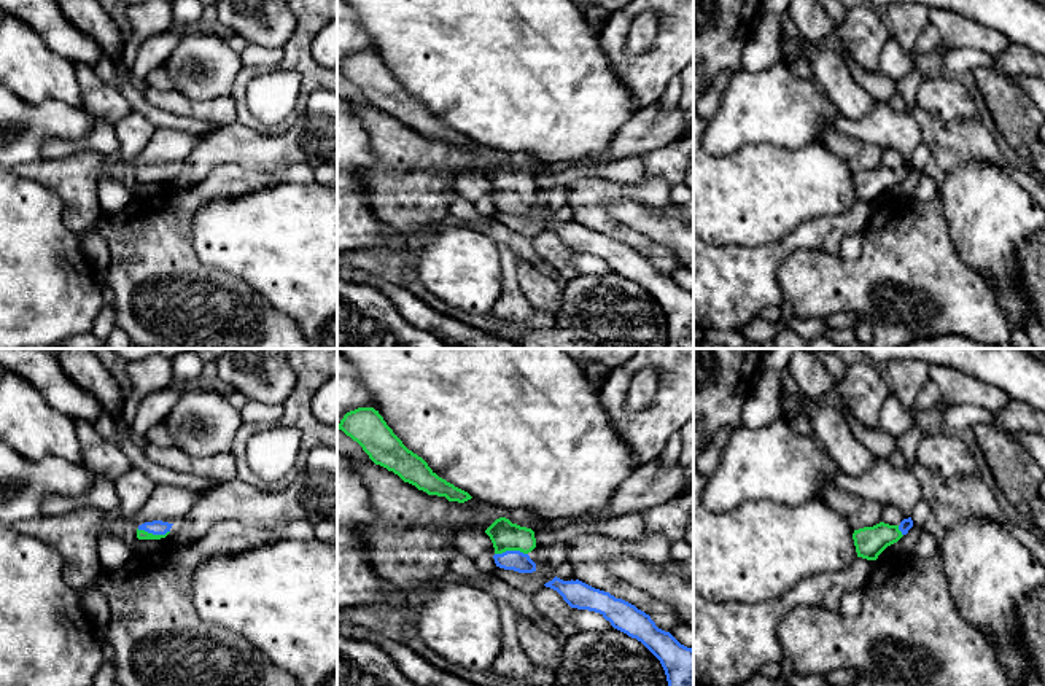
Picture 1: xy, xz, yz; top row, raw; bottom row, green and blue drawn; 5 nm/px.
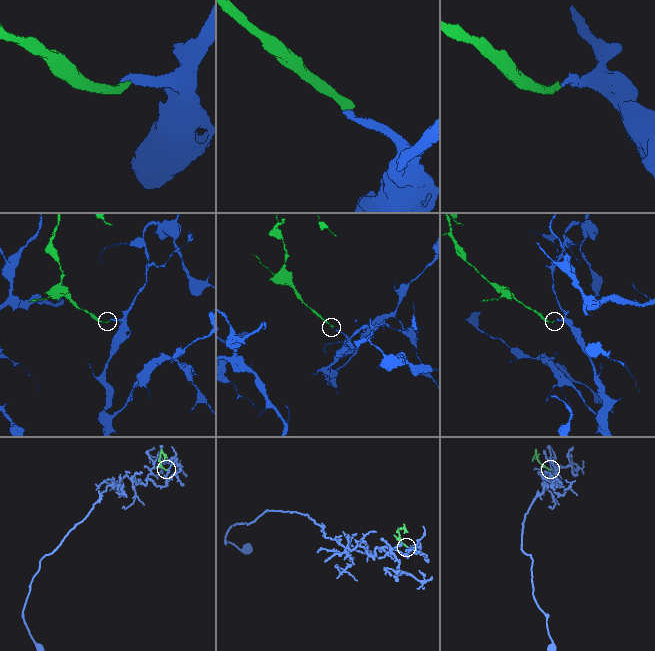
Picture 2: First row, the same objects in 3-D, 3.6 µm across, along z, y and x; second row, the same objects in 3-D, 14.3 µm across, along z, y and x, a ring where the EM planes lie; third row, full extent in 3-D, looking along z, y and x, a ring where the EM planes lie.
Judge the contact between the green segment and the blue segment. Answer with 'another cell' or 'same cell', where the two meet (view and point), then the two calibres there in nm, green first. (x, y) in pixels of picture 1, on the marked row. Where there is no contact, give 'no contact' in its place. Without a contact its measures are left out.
same cell | xz (511, 549) | 150/100 nm

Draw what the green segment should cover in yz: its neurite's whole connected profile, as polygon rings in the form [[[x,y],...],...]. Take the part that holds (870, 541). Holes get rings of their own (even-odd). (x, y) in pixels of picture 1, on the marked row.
[[[911,517],[903,519],[899,525],[880,522],[873,527],[854,530],[853,540],[857,557],[876,560],[878,555],[891,544],[897,543],[913,527]]]

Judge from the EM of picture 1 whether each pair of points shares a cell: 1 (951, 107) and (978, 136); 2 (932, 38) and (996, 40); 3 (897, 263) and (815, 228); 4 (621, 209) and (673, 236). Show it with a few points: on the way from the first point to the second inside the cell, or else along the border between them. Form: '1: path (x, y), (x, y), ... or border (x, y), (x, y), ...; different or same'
1: border (926, 110), (945, 123), (978, 121); different
2: border (929, 24), (939, 32), (943, 42), (943, 53); different
3: border (874, 204), (872, 215), (862, 229); different
4: path (633, 214), (660, 226); same

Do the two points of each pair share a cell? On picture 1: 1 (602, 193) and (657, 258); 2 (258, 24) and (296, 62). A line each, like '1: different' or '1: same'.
1: same
2: different

